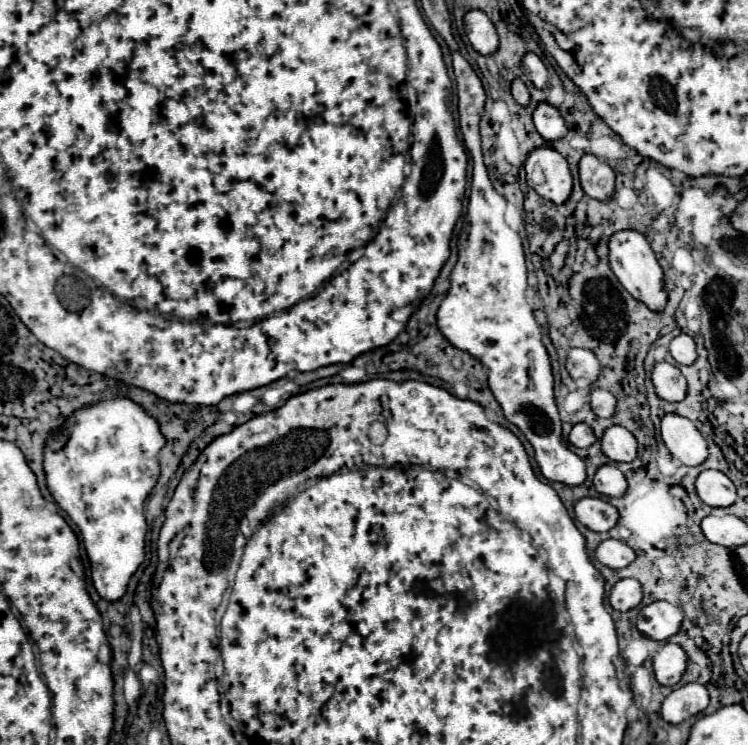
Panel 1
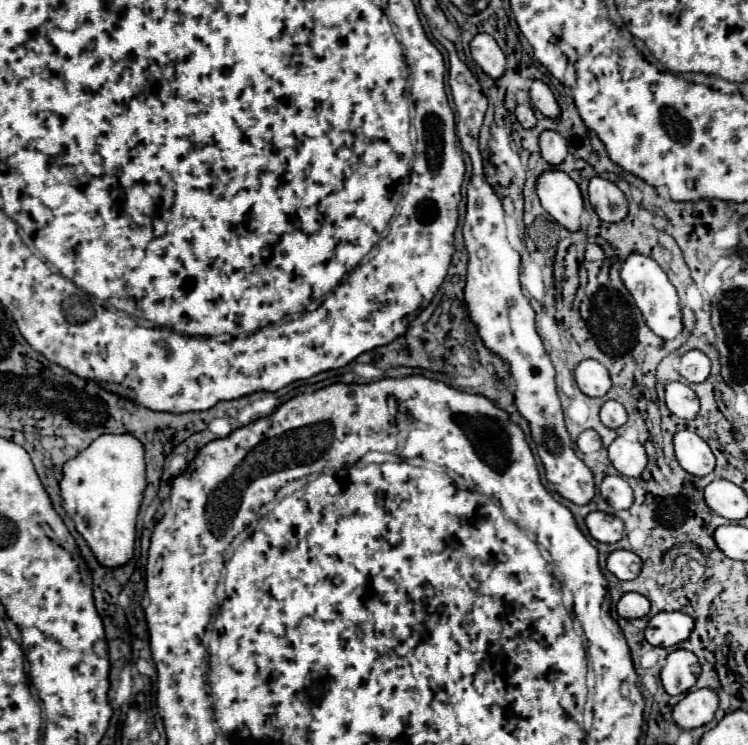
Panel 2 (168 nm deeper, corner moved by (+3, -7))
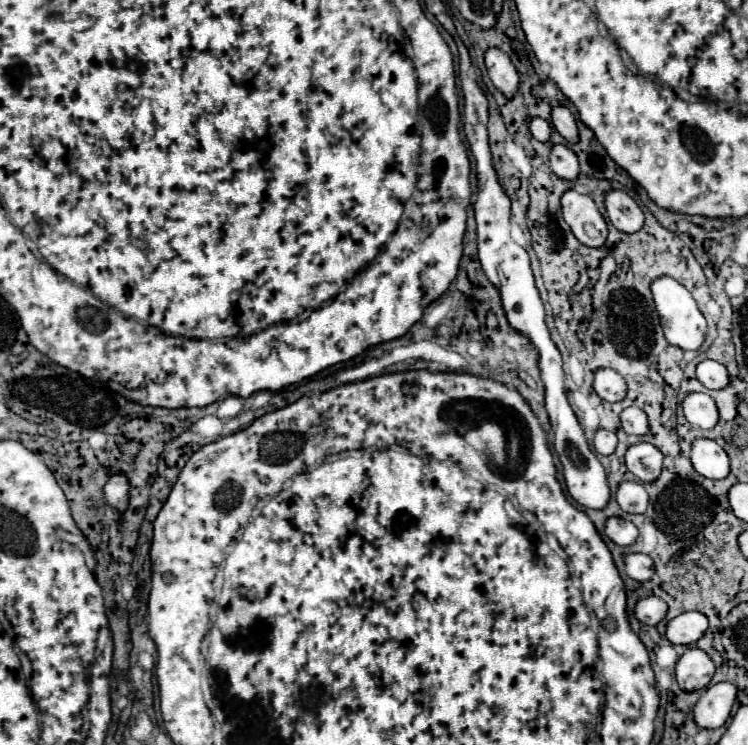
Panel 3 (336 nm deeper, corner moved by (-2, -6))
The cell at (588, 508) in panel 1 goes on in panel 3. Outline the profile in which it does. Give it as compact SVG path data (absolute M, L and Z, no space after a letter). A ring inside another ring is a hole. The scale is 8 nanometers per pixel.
M609 518L607 526L605 526L605 534L619 546L629 546L637 540L639 530L631 520L623 520L623 518Z

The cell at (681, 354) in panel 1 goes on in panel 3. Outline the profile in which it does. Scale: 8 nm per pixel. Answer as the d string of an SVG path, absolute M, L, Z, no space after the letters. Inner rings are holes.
M703 360L697 366L697 380L711 390L723 390L731 382L727 368L715 360Z

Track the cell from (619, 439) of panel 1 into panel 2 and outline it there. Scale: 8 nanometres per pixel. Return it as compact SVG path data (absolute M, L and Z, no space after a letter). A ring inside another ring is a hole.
M616 437L614 443L608 445L610 463L626 477L638 477L646 467L646 451L638 441L626 441L624 437Z

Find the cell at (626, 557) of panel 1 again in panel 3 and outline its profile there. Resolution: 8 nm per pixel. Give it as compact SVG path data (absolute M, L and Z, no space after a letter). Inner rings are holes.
M629 554L625 556L625 572L637 582L647 582L655 574L653 560L647 554Z

